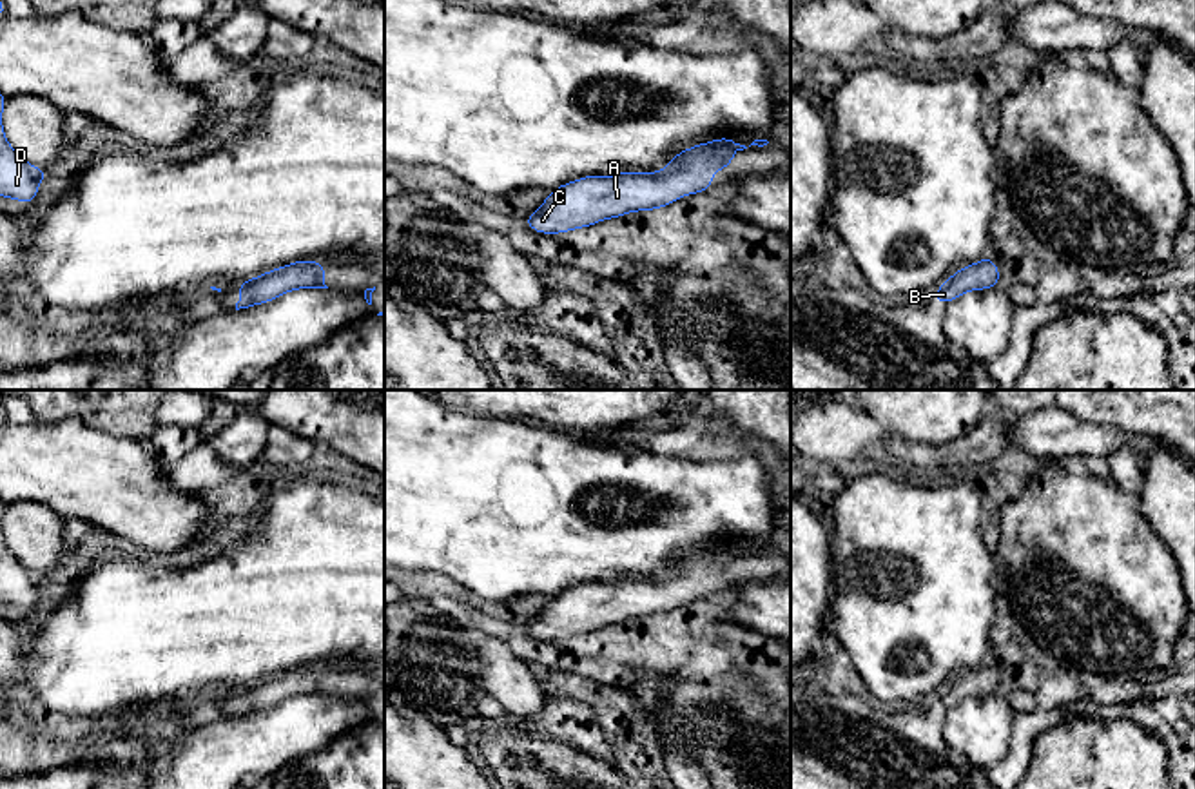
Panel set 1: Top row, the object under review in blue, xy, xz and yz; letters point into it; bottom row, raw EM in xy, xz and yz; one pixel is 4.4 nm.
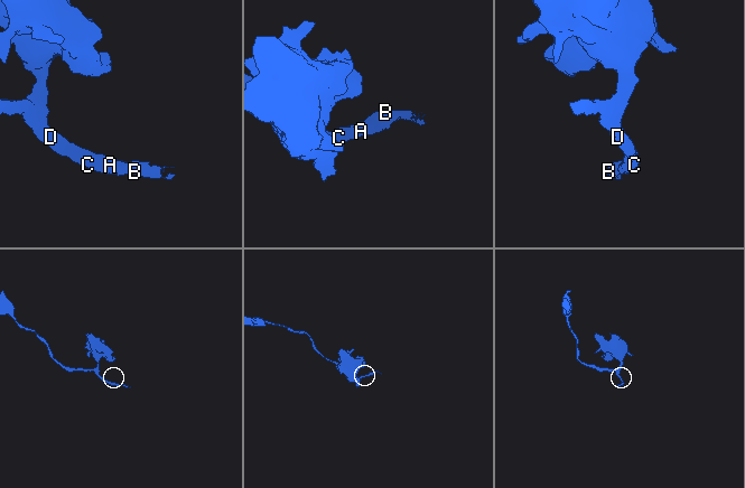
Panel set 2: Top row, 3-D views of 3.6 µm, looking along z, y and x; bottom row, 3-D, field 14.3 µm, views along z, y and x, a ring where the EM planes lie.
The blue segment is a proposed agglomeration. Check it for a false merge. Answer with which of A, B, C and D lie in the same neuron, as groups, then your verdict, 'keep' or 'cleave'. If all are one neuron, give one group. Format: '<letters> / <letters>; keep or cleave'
A B C D; keep

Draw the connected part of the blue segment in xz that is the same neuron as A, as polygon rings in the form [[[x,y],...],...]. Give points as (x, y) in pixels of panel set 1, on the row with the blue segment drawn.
[[[718,138],[678,152],[656,172],[584,176],[553,189],[544,203],[522,219],[535,232],[560,234],[627,212],[655,210],[676,203],[684,194],[707,192],[713,187],[713,172],[729,169],[731,158],[743,149],[747,147],[731,138]]]

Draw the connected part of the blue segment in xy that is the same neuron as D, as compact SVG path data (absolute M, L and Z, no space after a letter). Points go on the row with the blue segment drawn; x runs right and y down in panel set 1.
M0 93L0 196L33 203L47 172L27 163L5 140L2 127L4 105L5 96Z

